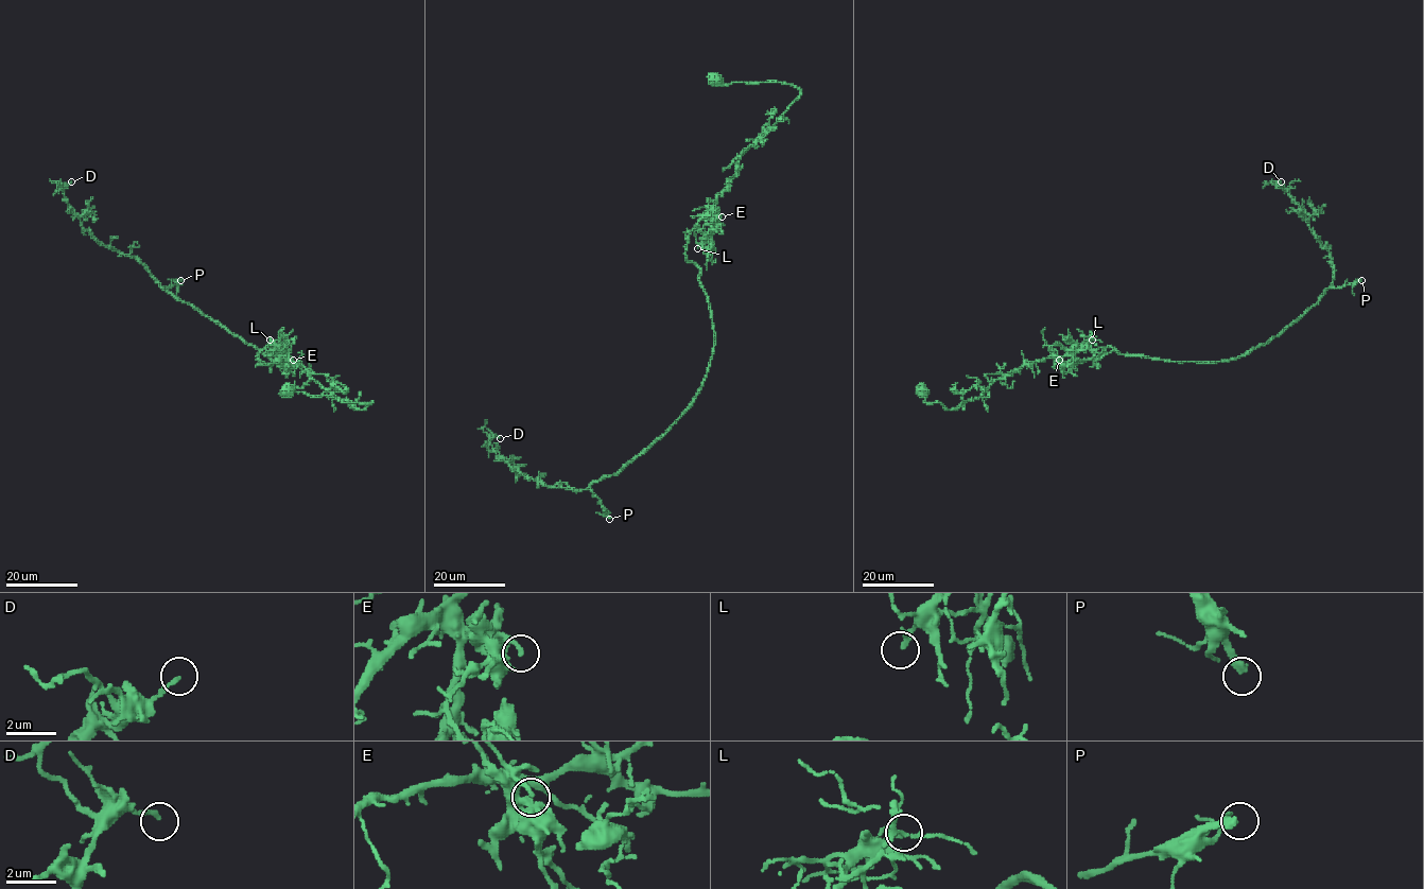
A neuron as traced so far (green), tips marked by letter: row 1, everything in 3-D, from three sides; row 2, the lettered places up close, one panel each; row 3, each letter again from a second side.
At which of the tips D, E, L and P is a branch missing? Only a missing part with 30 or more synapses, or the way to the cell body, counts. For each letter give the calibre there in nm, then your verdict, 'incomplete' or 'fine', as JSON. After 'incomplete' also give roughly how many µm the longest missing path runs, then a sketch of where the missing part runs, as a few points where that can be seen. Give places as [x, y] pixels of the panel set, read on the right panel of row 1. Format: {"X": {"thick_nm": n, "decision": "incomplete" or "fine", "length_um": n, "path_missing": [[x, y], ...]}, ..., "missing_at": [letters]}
{"D": {"thick_nm": 160, "decision": "fine"}, "E": {"thick_nm": 160, "decision": "fine"}, "L": {"thick_nm": 220, "decision": "fine"}, "P": {"thick_nm": 320, "decision": "incomplete", "length_um": 20, "path_missing": [[1361, 280], [1379, 277], [1385, 269], [1400, 268], [1408, 253]]}, "missing_at": ["P"]}

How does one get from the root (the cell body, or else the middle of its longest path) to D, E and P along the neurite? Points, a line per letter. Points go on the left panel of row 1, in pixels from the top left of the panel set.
D: (287, 361), (270, 359), (188, 302), (176, 300), (135, 258), (101, 245), (66, 201), (62, 189), (71, 181)
E: (287, 361), (271, 354), (272, 347), (258, 352), (262, 364), (274, 365), (282, 358), (293, 360)
P: (287, 361), (270, 359), (161, 288), (169, 288), (180, 280)

